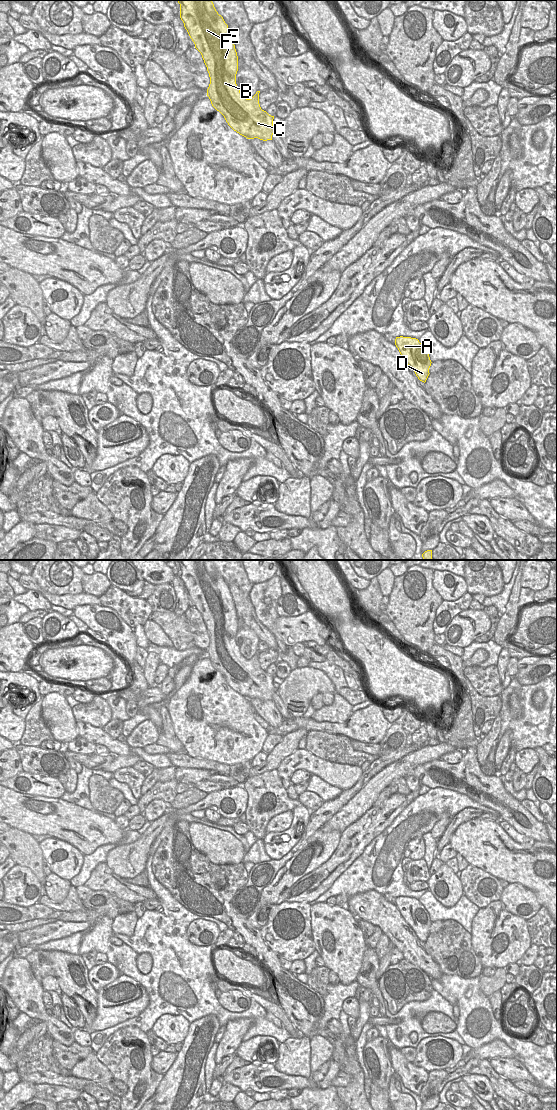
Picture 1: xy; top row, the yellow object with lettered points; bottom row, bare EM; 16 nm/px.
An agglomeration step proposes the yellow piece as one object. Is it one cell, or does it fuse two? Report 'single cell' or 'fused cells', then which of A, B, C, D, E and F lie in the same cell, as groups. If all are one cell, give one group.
single cell; groups A B C D E F

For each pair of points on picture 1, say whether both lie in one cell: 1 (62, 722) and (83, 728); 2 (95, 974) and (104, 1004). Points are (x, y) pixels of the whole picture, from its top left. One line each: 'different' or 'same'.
1: different
2: different

